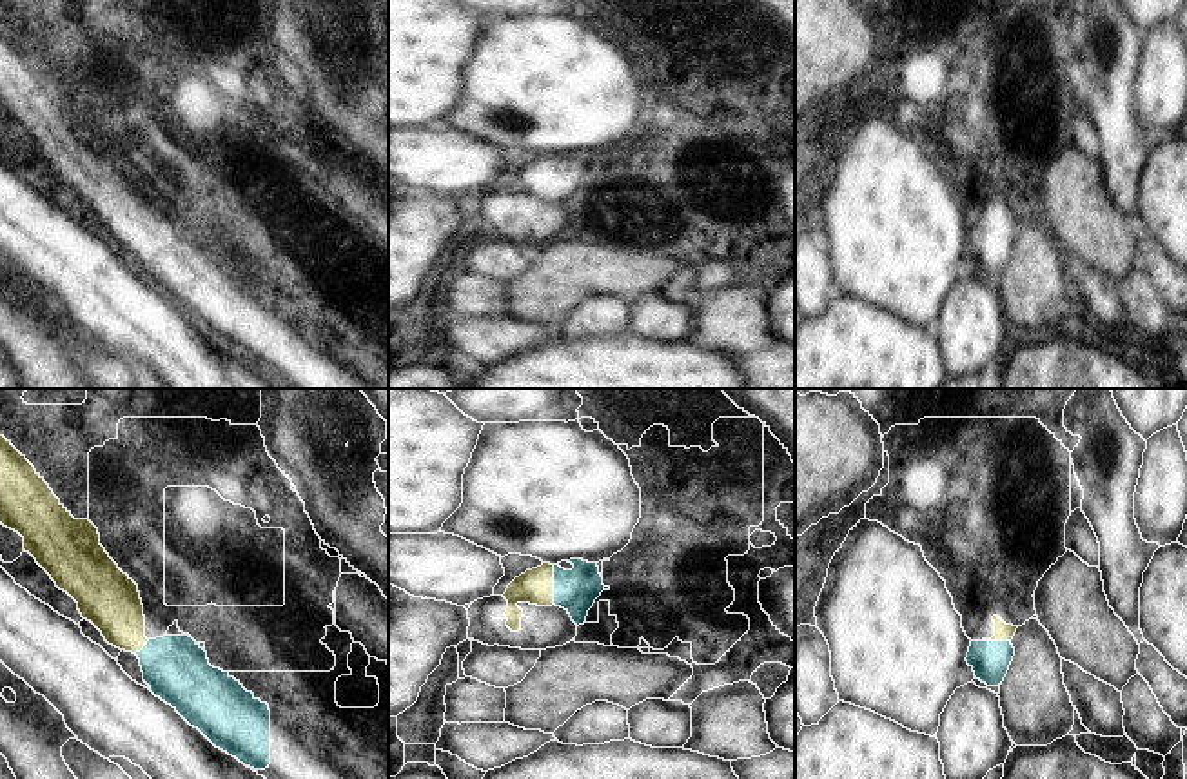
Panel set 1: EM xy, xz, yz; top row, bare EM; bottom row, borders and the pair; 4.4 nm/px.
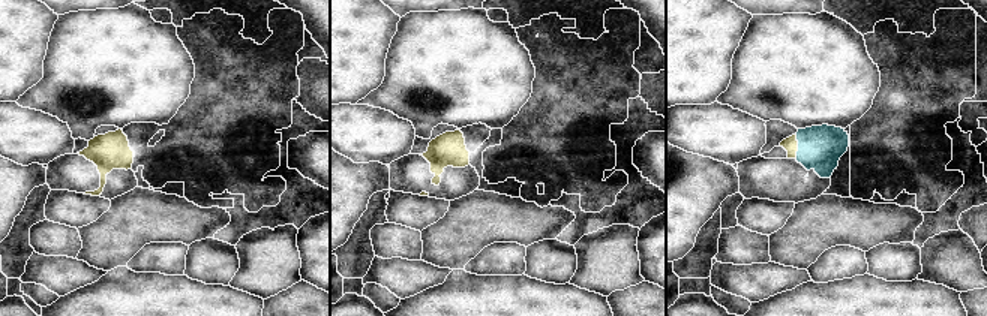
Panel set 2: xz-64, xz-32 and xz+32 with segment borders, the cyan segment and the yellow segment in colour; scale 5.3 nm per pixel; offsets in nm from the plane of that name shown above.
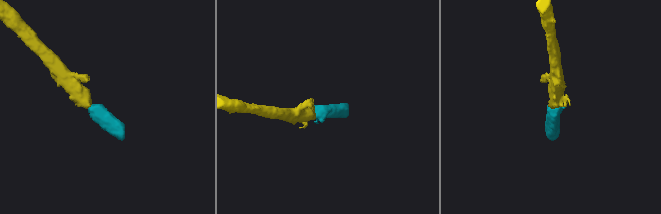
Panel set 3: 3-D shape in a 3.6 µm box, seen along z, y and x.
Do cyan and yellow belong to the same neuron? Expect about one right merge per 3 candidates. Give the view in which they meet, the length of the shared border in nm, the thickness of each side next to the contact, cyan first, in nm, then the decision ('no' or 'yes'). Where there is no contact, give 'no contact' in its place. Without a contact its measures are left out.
xz | 180 nm | 190/160 nm | yes

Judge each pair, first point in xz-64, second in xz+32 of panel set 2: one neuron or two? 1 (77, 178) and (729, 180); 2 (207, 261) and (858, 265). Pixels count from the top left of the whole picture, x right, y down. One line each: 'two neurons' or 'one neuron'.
1: two neurons
2: two neurons

